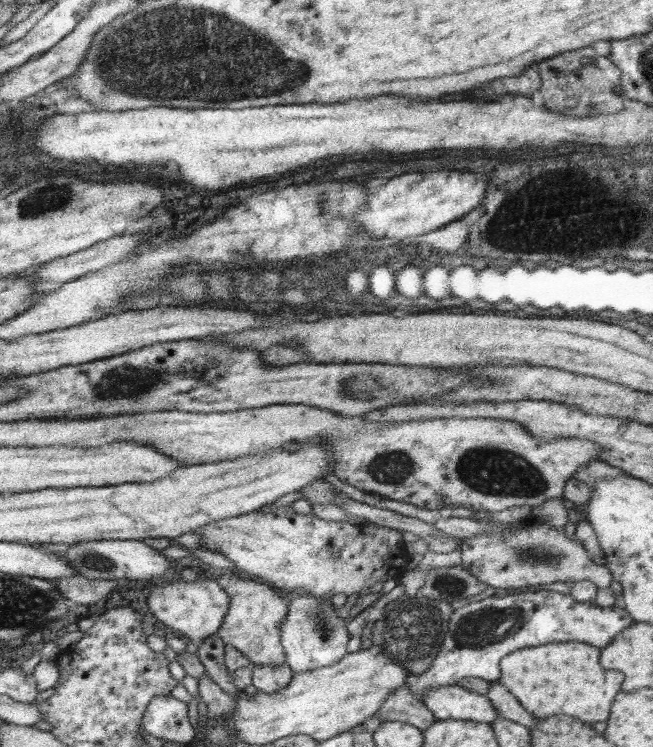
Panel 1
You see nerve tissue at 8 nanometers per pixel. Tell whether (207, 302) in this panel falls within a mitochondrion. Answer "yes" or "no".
no

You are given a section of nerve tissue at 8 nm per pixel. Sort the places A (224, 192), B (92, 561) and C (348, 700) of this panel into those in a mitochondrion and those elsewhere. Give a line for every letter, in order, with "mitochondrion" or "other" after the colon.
A: other
B: mitochondrion
C: other

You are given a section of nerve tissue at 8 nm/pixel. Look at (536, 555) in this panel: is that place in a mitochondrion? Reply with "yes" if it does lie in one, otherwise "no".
yes

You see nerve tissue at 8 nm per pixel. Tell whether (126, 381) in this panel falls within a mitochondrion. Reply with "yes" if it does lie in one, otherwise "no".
yes

